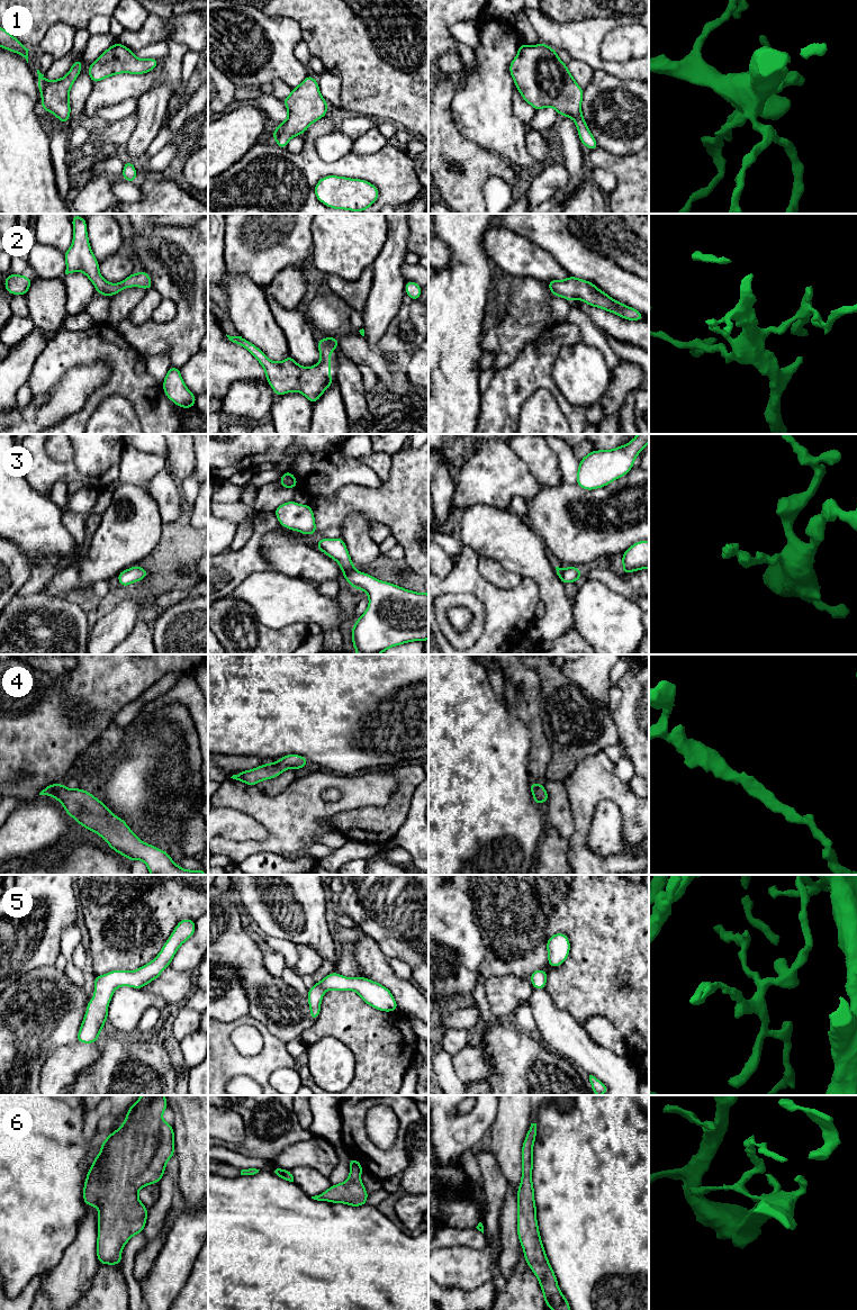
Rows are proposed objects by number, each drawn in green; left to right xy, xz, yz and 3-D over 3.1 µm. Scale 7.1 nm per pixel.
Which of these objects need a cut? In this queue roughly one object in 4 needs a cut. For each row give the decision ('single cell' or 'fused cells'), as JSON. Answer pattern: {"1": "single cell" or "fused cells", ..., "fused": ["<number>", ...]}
{"1": "single cell", "2": "single cell", "3": "single cell", "4": "single cell", "5": "single cell", "6": "single cell", "fused": []}

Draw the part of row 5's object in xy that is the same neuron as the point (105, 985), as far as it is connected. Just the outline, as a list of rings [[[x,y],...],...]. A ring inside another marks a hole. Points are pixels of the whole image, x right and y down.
[[[182,919],[151,963],[134,972],[118,969],[105,975],[96,975],[93,999],[87,1004],[87,1012],[78,1032],[76,1042],[94,1044],[108,1019],[107,1008],[115,990],[125,985],[141,990],[156,979],[171,965],[180,946],[193,936],[195,930],[195,921]]]

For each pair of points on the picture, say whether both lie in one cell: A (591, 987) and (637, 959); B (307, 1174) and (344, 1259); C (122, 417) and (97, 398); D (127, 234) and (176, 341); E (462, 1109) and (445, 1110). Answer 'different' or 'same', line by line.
A: same
B: different
C: different
D: different
E: different

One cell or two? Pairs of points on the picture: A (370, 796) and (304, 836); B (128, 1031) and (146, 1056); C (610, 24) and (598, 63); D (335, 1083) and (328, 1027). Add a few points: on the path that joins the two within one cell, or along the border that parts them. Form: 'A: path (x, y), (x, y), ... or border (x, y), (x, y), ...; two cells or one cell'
A: path (352, 797), (341, 805), (326, 809), (317, 818); one cell
B: border (118, 1033), (125, 1037), (138, 1036); two cells
C: path (600, 34), (594, 39), (594, 53); one cell
D: border (307, 1045), (323, 1037), (335, 1037), (352, 1051); two cells

